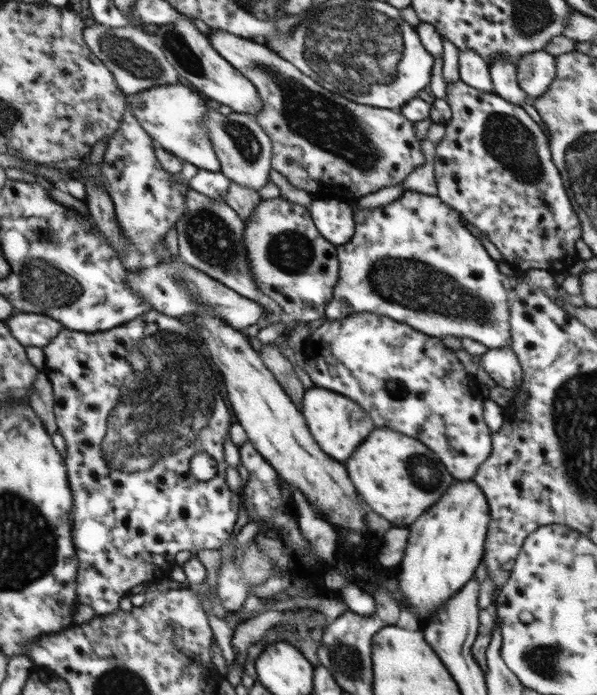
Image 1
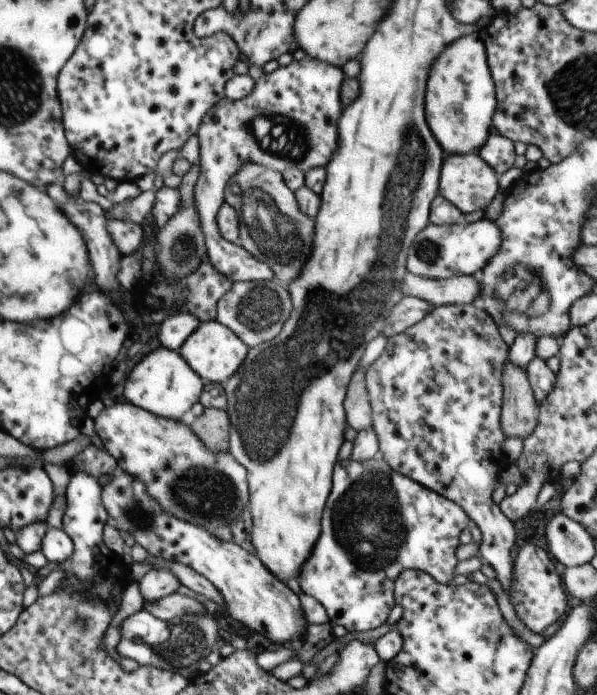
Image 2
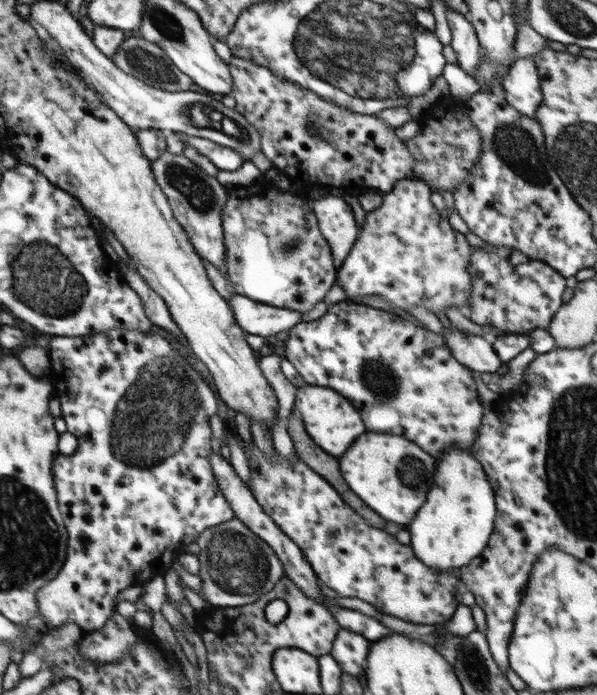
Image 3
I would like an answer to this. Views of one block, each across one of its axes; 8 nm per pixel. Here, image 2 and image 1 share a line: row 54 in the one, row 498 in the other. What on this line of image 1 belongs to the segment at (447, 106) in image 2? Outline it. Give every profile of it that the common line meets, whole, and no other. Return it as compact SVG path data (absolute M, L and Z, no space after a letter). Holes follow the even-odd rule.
M457 480L430 510L426 510L418 520L408 526L408 546L406 546L401 564L398 566L400 573L397 575L397 579L400 582L399 589L405 597L408 596L408 602L410 602L408 608L416 610L416 616L422 625L428 622L438 607L452 598L473 578L474 572L476 572L478 564L483 561L485 554L490 517L489 504L482 489L473 480Z

